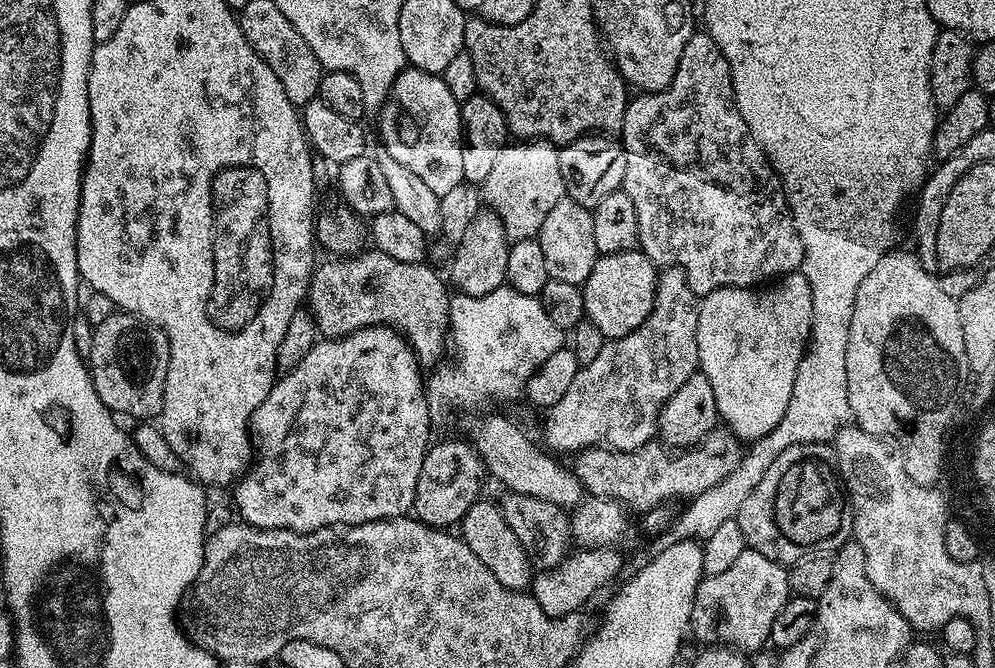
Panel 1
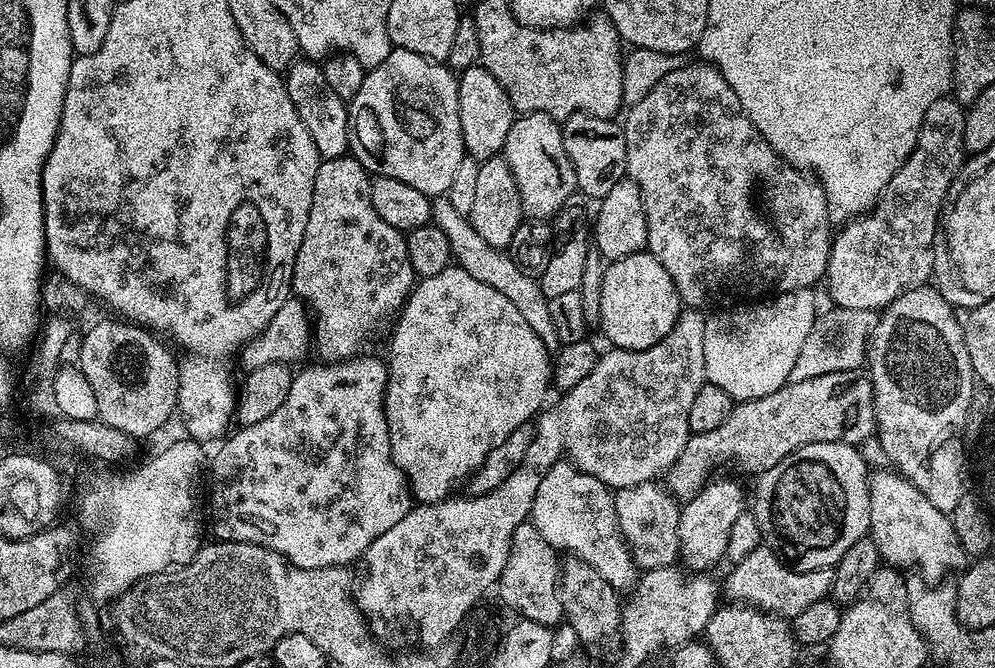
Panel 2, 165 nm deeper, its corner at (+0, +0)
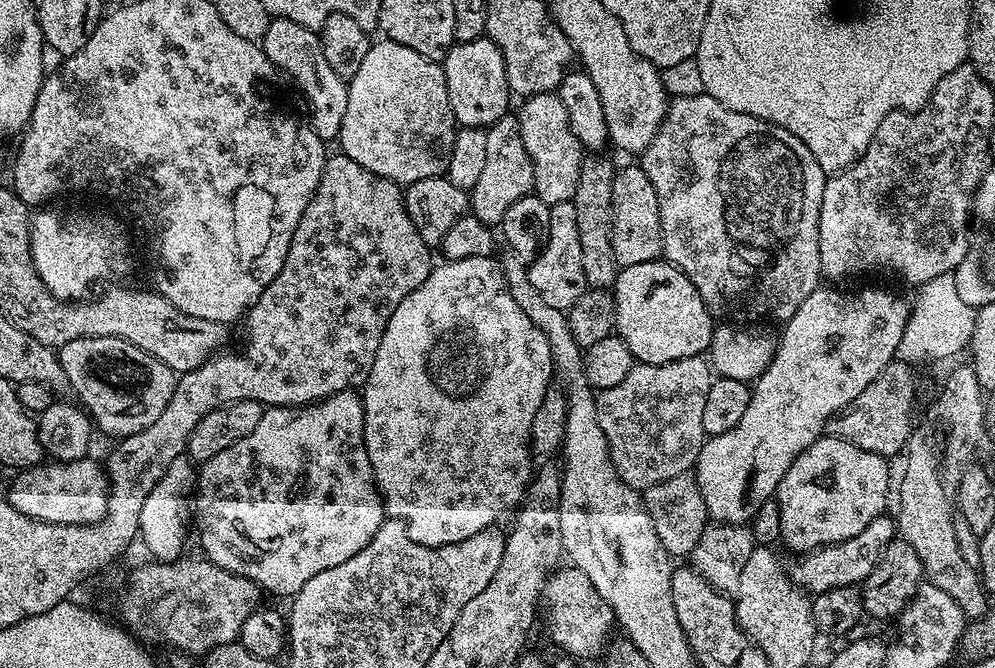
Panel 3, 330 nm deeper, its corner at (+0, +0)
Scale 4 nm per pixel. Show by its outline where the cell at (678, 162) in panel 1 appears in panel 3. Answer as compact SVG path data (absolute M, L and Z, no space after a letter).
M703 94L697 96L680 96L671 101L668 105L668 112L664 116L663 122L660 124L658 134L654 134L654 138L650 142L650 146L646 146L646 150L639 153L638 163L642 170L646 170L646 178L650 178L650 183L654 186L654 191L658 193L658 214L662 218L662 246L664 247L662 256L671 267L677 268L681 276L685 276L690 284L694 286L694 290L698 294L702 294L702 302L704 307L712 313L713 317L720 322L756 322L752 320L780 320L786 322L794 314L794 310L798 310L798 306L802 306L802 302L806 302L806 298L810 298L810 294L815 288L821 287L822 273L820 270L820 259L818 258L818 214L822 210L822 190L826 173L824 167L816 161L814 154L810 154L810 150L802 143L797 136L789 132L782 132L775 128L770 122L766 122L762 118L754 118L750 114L742 114L741 112L730 112L728 109L717 102L714 98Z

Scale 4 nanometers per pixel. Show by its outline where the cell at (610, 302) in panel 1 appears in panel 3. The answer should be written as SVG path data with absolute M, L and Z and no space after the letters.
M663 259L638 262L633 268L621 268L614 285L616 298L615 335L621 336L626 346L632 348L633 361L641 364L665 364L678 362L678 358L704 356L712 346L714 317L702 302L702 294L694 290L677 268L666 266Z

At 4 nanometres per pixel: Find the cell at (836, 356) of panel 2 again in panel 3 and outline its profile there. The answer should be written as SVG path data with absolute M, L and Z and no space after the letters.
M952 273L932 278L922 284L917 292L916 302L913 301L909 313L908 340L910 344L914 343L909 361L918 364L922 360L944 360L963 349L965 351L972 340L977 309L966 305L959 297Z

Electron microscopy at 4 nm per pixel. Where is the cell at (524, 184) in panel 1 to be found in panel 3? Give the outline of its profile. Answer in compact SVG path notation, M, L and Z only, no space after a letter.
M543 92L527 97L518 111L520 137L522 146L526 146L526 154L530 154L530 162L534 166L534 186L532 192L542 202L550 206L558 202L571 200L578 186L580 164L586 152L581 148L578 138L574 138L574 130L570 130L570 114L566 106L562 106L556 92Z

